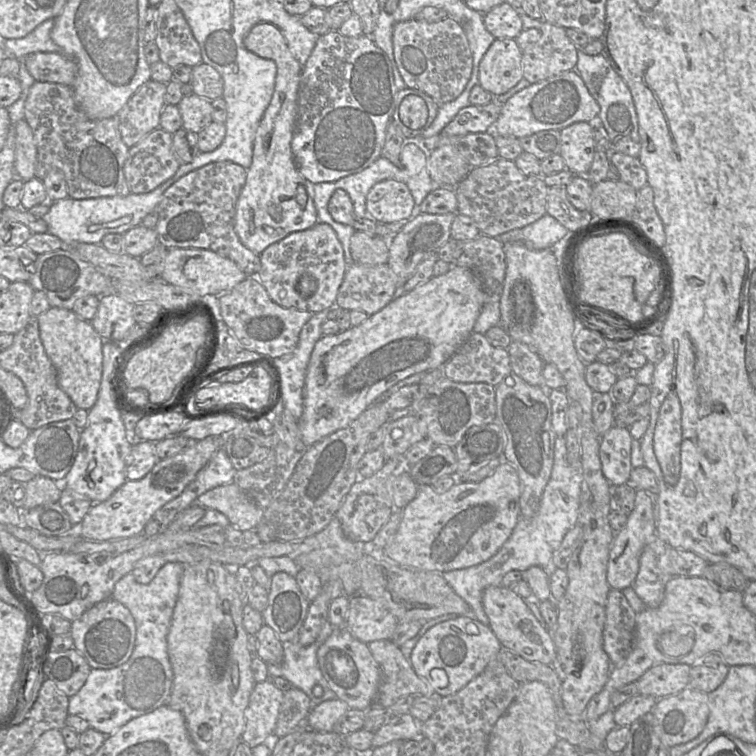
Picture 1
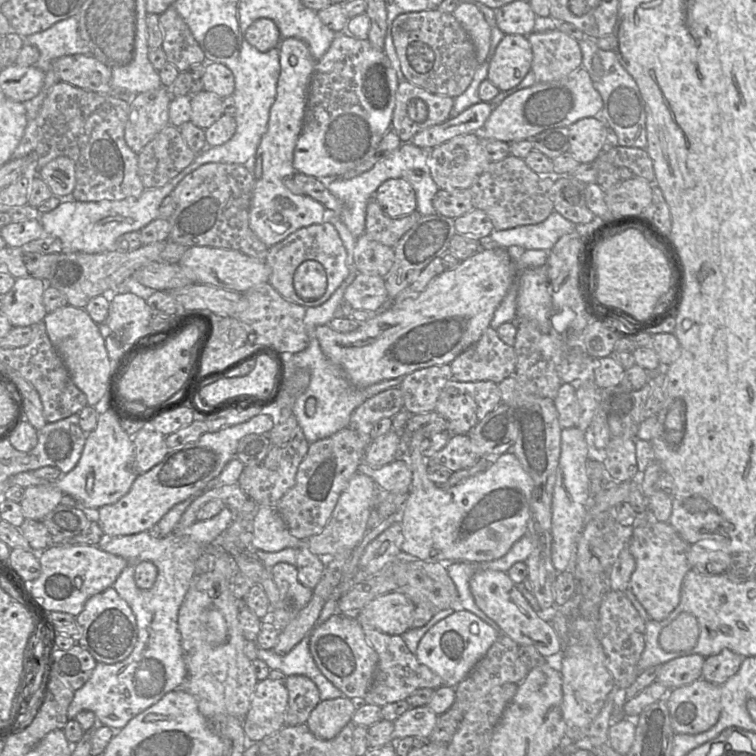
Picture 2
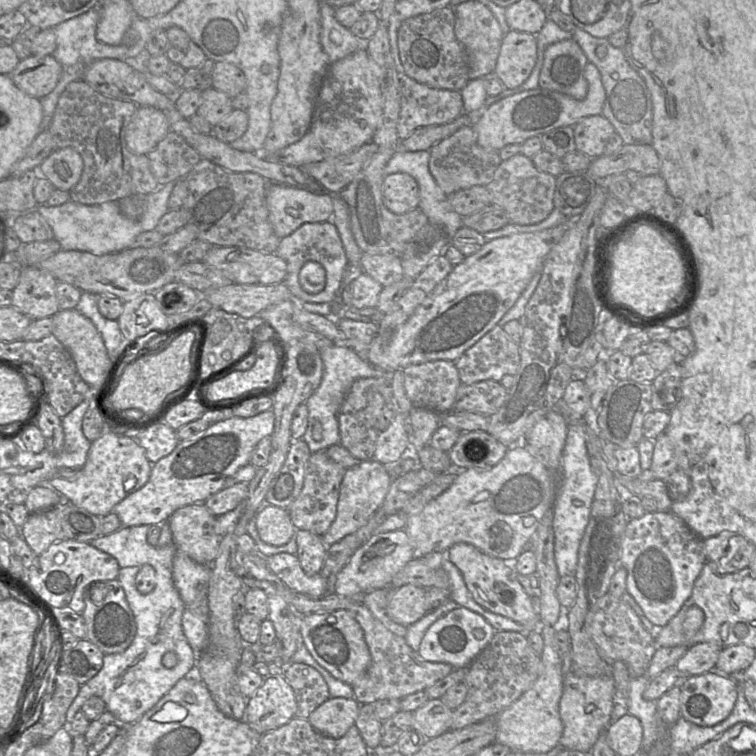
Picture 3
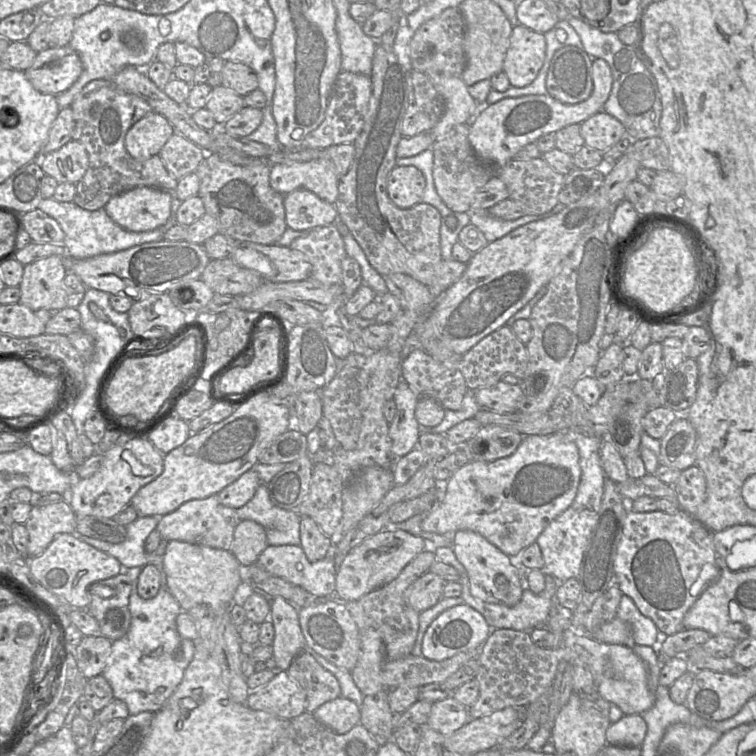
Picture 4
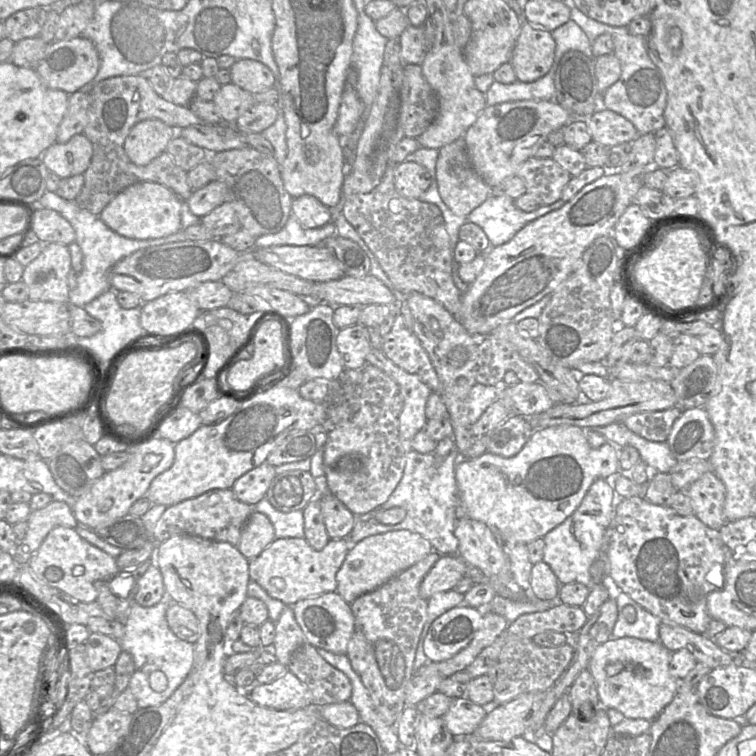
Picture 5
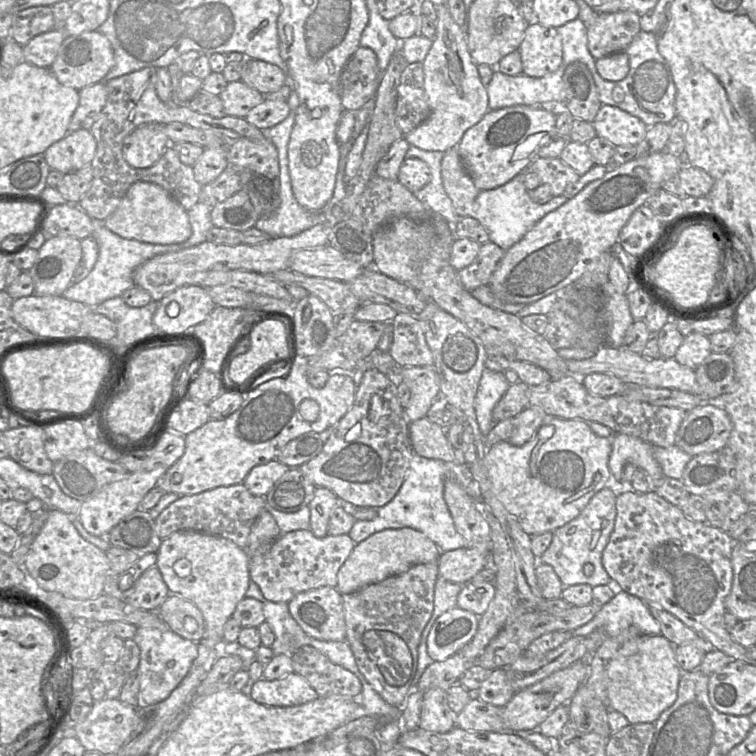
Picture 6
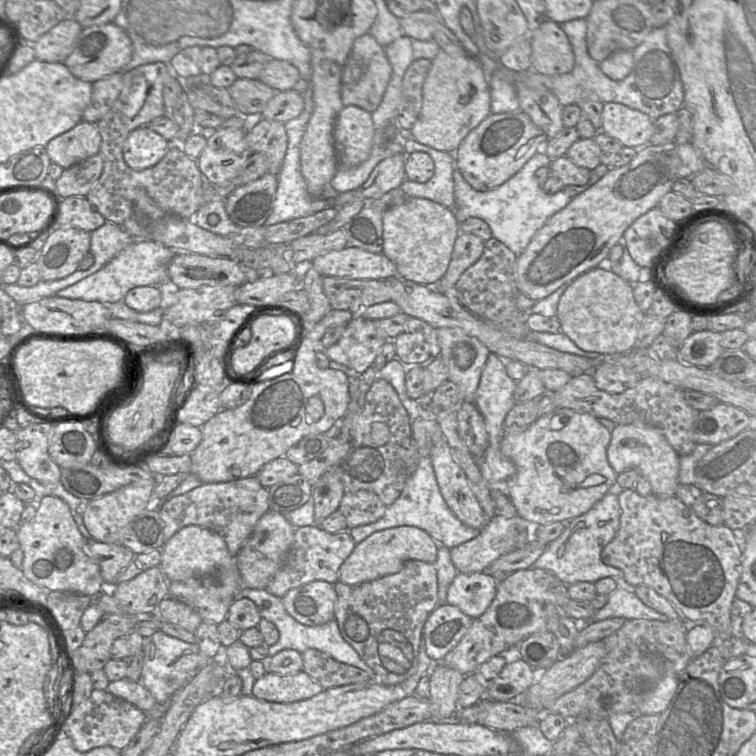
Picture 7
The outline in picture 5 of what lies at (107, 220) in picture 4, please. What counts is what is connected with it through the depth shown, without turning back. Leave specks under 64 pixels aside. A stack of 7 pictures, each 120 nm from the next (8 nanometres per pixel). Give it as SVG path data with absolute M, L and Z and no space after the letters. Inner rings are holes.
M45 191L41 198L35 202L36 208L48 208L57 211L69 221L75 230L75 242L83 253L83 267L79 274L76 288L69 291L70 306L83 307L106 291L112 289L109 282L111 268L123 258L137 250L169 244L184 237L184 231L180 230L172 235L155 239L129 239L110 229L100 216L79 208L75 201L63 199L55 192Z

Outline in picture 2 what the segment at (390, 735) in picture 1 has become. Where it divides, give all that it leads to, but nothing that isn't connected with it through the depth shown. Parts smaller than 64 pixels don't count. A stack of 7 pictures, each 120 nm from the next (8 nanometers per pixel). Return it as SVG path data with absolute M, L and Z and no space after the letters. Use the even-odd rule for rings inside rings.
M427 705L412 707L394 721L393 741L407 736L428 740L434 730L438 715Z

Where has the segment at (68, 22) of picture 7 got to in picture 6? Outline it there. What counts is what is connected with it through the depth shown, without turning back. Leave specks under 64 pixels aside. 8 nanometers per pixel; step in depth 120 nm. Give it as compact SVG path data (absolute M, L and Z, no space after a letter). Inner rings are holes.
M52 29L35 36L23 46L24 61L38 67L50 68L66 37L64 29Z

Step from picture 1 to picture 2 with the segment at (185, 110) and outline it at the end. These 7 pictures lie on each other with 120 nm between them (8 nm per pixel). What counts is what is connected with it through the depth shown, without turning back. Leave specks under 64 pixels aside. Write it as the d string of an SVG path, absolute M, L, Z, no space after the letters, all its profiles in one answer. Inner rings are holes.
M203 90L191 95L190 103L190 121L202 129L209 128L224 114L223 98L213 92Z

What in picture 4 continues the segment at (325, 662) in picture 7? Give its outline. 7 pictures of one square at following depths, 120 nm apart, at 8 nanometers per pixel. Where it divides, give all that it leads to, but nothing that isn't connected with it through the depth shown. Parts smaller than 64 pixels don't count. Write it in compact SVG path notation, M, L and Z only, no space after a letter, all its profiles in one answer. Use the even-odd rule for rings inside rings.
M306 650L293 659L287 673L306 694L306 712L314 713L324 703L341 696L337 678Z

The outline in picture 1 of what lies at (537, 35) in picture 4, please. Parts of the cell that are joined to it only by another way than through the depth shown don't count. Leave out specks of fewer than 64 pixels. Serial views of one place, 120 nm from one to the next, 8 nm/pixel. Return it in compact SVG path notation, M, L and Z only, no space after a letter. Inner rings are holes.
M495 39L480 61L479 85L498 96L513 88L522 78L522 54L515 39Z

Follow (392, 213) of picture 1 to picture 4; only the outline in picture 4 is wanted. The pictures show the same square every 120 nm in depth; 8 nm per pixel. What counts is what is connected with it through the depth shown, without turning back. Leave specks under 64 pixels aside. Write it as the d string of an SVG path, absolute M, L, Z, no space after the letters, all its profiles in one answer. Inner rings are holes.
M395 166L388 176L389 198L401 209L422 202L425 186L425 176L415 166Z

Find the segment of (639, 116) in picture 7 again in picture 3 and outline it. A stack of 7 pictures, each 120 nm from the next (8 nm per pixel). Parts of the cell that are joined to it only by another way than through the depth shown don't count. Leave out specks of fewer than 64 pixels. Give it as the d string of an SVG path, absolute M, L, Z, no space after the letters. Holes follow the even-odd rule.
M602 114L584 117L573 128L576 150L592 159L603 155L608 140L616 131Z

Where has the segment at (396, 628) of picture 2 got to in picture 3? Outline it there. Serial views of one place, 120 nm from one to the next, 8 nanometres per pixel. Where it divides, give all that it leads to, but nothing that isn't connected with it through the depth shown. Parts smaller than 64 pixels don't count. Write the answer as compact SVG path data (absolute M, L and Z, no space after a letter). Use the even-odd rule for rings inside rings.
M404 585L392 590L387 606L387 614L392 621L409 627L427 613L425 588Z

